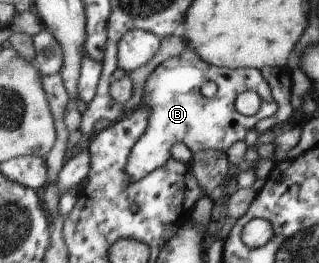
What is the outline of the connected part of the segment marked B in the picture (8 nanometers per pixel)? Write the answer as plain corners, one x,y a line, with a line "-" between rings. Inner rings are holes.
188,47
179,55
169,57
158,64
146,77
142,93
141,99
146,101
151,123
127,156
126,174
129,182
138,181
150,171
162,167
170,158
170,147
174,143
186,145
193,156
204,149
225,153
232,143
244,140
248,130
257,121
274,115
277,108
270,87
258,69
226,69
208,65
-
205,80
216,85
216,92
210,98
200,94
200,85
-
243,91
254,91
261,97
261,104
254,115
243,116
233,106
234,99

